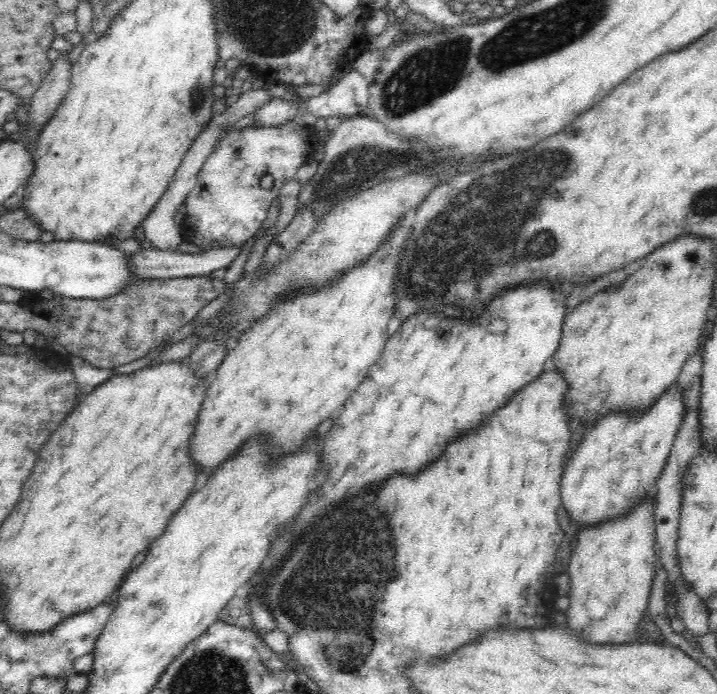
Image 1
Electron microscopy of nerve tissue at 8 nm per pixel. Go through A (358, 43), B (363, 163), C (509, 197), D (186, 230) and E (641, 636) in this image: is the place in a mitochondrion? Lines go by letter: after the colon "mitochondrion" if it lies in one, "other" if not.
A: other
B: mitochondrion
C: mitochondrion
D: other
E: other

